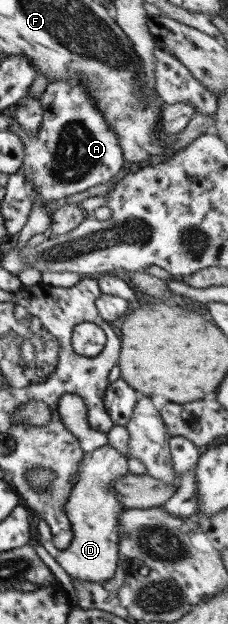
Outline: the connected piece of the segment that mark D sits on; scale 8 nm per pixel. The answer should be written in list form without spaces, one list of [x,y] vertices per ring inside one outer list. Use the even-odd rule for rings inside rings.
[[[105,444],[91,452],[84,452],[76,472],[79,472],[79,479],[73,484],[63,509],[72,534],[67,548],[59,550],[53,546],[48,524],[43,517],[36,520],[37,536],[40,536],[41,546],[70,578],[81,582],[105,582],[116,570],[119,542],[117,526],[119,514],[124,510],[112,486],[117,478],[128,472],[127,458]]]

